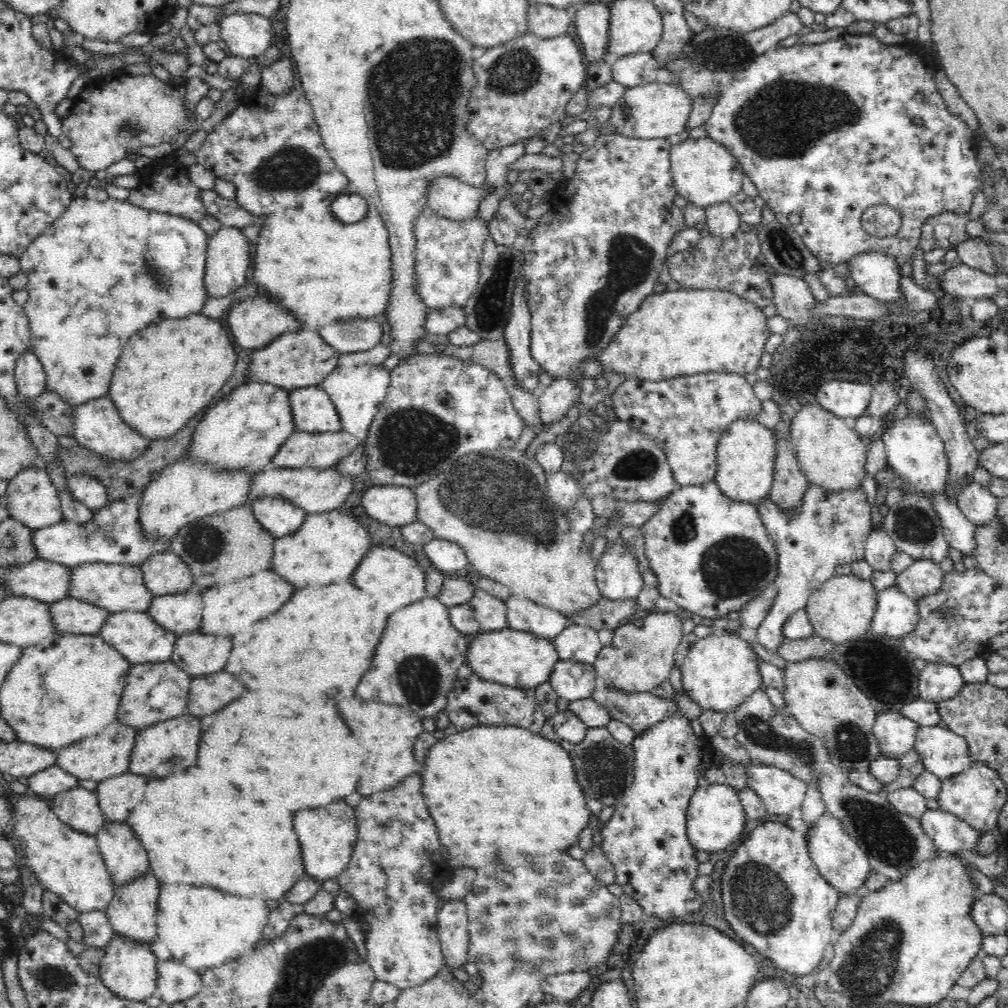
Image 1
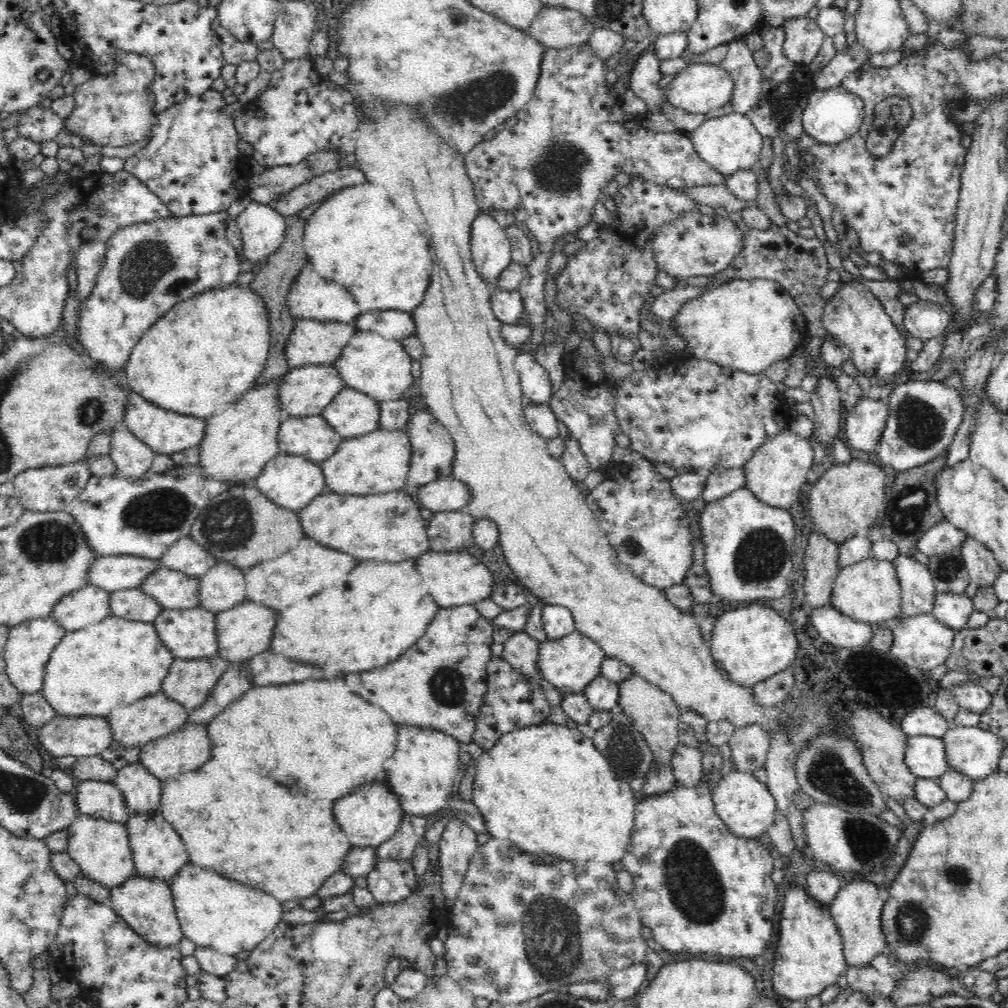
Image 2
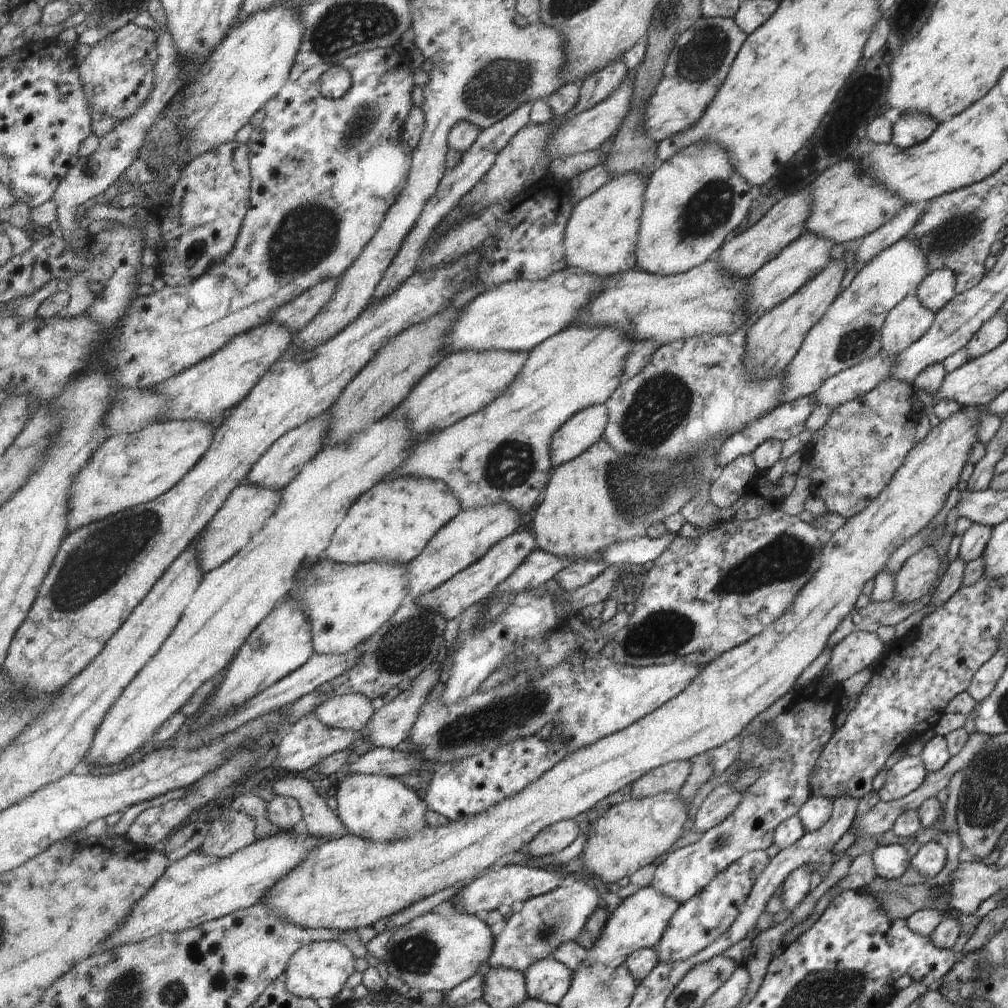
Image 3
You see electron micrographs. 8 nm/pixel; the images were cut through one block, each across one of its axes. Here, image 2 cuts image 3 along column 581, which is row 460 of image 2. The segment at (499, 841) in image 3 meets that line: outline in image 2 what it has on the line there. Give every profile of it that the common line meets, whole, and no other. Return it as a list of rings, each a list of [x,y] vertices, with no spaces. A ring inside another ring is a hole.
[[[789,430],[782,431],[758,447],[752,458],[745,464],[745,488],[770,507],[786,509],[792,506],[794,502],[798,502],[800,490],[812,468],[815,452],[816,449],[812,449],[812,444],[808,439]]]

